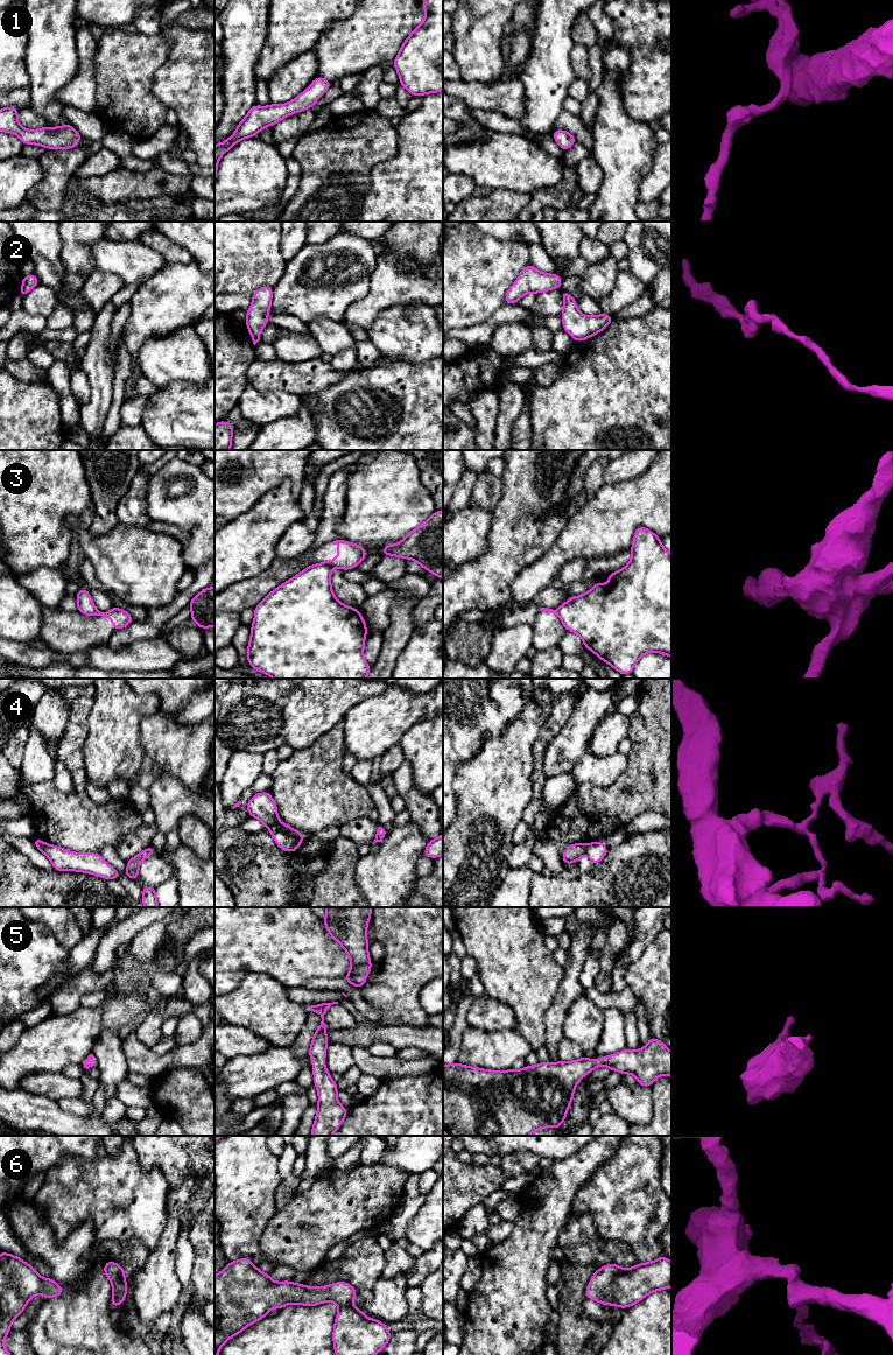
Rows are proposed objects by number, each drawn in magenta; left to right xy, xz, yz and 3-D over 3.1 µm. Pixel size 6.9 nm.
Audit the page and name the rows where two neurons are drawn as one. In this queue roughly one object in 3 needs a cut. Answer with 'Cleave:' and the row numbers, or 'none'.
Cleave: 3, 4

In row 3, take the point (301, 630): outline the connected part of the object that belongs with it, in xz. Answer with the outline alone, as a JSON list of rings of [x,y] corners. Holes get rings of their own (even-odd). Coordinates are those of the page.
[[[315,563],[270,591],[254,608],[254,622],[251,626],[251,639],[247,646],[246,657],[251,667],[274,679],[366,679],[371,671],[371,666],[364,659],[366,634],[367,625],[359,609],[346,606],[336,598],[331,588],[331,568],[324,563]]]

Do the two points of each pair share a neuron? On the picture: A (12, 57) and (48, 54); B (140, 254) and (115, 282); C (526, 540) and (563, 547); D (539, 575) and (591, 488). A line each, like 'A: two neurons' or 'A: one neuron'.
A: two neurons
B: two neurons
C: two neurons
D: two neurons

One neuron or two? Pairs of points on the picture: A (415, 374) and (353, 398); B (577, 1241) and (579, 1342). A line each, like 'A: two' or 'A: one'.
A: one
B: one

